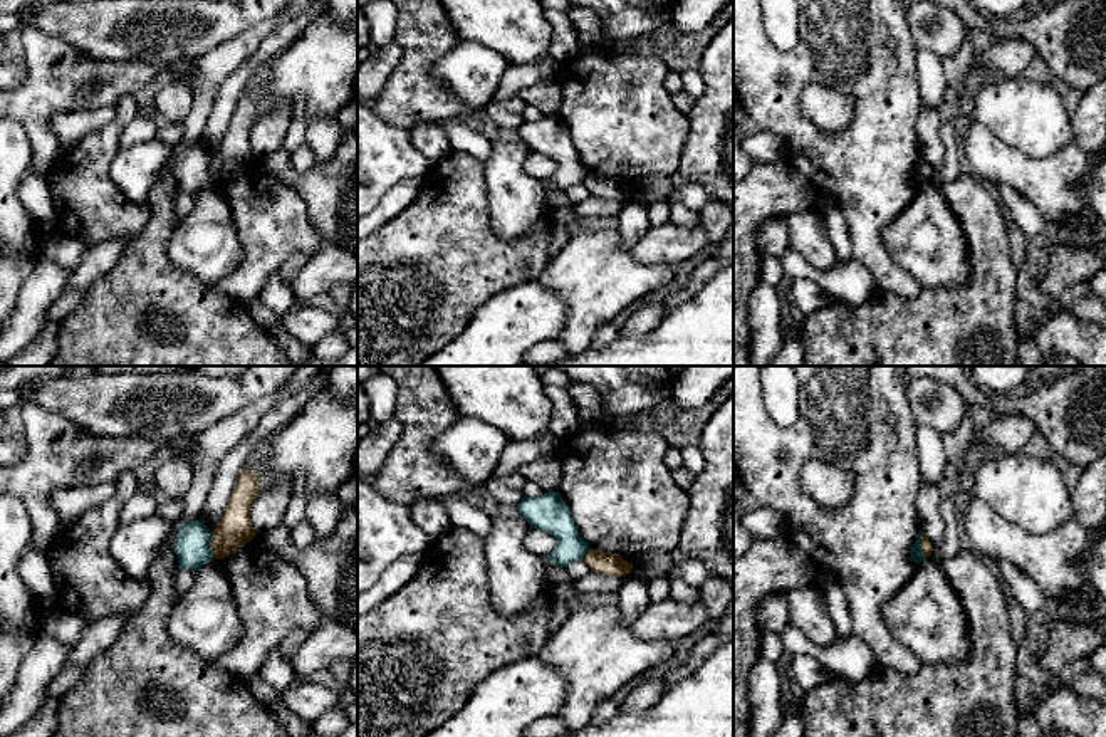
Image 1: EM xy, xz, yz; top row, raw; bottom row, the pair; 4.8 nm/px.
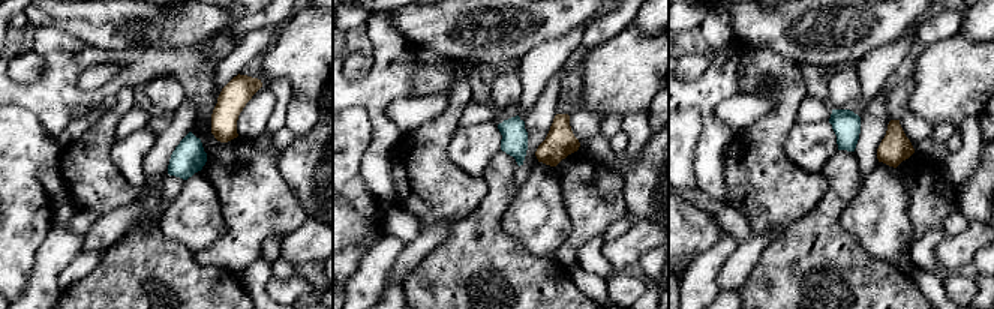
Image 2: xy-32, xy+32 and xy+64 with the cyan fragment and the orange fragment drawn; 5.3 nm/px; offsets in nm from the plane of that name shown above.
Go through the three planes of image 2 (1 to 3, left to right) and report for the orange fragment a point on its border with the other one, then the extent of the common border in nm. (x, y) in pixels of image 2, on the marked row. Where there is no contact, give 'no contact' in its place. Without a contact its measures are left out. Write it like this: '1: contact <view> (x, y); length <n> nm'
1: no contact
2: no contact
3: no contact

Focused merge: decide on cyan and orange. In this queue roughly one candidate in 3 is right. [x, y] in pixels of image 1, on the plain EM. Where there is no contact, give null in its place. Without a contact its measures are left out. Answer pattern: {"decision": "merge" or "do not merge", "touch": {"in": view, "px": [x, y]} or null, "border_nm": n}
{"decision": "do not merge", "touch": {"in": "xy", "px": [208, 170]}, "border_nm": 130}

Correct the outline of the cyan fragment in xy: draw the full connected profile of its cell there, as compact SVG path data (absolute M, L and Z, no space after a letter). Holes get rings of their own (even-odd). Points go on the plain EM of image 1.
M201 144L183 148L173 166L180 193L198 195L201 190L213 185L215 180L211 176L210 166L211 156Z

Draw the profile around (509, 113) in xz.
M509 97L503 101L490 102L485 107L485 112L498 128L519 129L519 126L525 121L525 107L527 104L519 97Z

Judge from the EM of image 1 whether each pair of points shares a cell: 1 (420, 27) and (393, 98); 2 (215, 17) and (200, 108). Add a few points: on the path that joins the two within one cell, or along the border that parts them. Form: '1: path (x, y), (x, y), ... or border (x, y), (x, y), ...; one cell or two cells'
1: path (420, 44), (420, 57), (410, 81); one cell
2: border (245, 31), (195, 59); two cells

